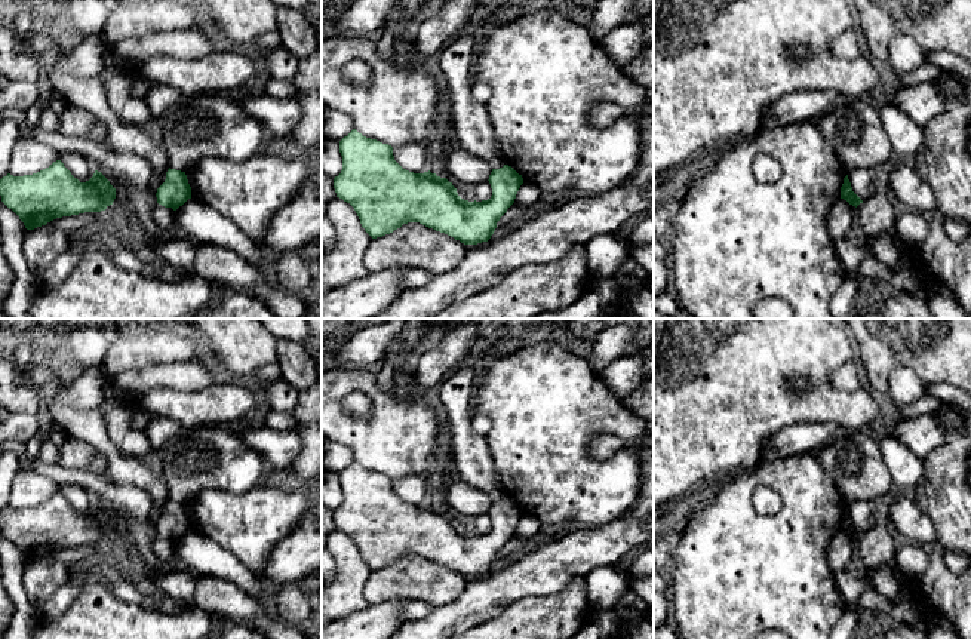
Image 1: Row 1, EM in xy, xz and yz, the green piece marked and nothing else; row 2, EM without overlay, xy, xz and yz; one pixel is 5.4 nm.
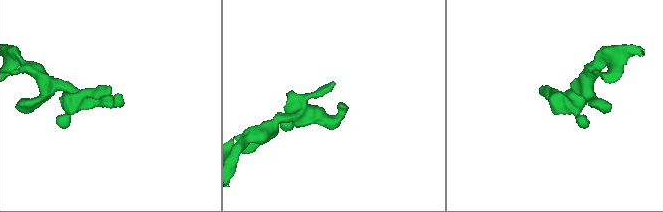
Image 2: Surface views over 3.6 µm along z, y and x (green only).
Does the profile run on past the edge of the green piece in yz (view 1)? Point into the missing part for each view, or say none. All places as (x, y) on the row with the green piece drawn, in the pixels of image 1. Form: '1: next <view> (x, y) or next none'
1: next none

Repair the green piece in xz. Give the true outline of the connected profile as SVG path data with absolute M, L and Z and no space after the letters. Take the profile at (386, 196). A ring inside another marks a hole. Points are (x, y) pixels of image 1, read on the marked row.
M353 129L339 141L342 170L334 178L337 197L350 203L365 231L372 237L382 237L408 222L420 222L428 228L445 233L464 245L488 242L497 228L497 222L514 203L523 184L511 166L492 169L489 184L492 196L482 202L468 202L458 196L457 188L446 178L436 173L414 173L403 169L393 156L393 147L371 139Z

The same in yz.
M848 175L844 178L844 184L841 187L841 199L846 200L852 206L858 206L863 200L852 191Z

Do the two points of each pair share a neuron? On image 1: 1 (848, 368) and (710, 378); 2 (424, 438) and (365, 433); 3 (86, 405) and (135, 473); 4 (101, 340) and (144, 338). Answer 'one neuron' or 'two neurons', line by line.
1: two neurons
2: one neuron
3: one neuron
4: two neurons

